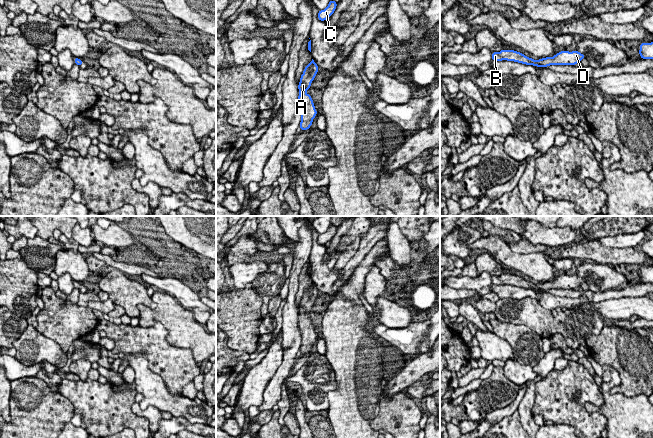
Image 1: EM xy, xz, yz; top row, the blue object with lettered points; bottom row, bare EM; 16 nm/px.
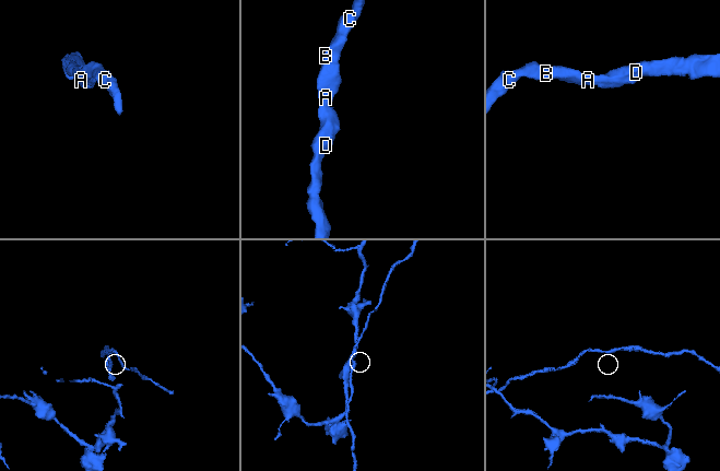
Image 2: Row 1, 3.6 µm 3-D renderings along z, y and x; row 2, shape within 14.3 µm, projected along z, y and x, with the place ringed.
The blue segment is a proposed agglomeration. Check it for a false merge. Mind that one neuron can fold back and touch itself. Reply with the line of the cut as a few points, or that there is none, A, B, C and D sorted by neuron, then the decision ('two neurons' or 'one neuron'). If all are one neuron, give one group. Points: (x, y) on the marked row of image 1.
no cut | A B C D | one neuron

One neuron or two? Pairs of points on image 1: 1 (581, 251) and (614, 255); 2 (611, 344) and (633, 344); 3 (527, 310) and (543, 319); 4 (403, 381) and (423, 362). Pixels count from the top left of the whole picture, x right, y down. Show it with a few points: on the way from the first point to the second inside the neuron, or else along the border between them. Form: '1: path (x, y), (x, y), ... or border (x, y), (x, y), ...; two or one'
1: path (589, 251), (596, 251), (606, 255); one
2: path (616, 344), (628, 344); one
3: path (531, 314), (539, 319); one
4: path (408, 376), (418, 367); one

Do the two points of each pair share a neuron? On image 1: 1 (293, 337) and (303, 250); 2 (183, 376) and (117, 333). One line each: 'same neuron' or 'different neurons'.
1: same neuron
2: same neuron

